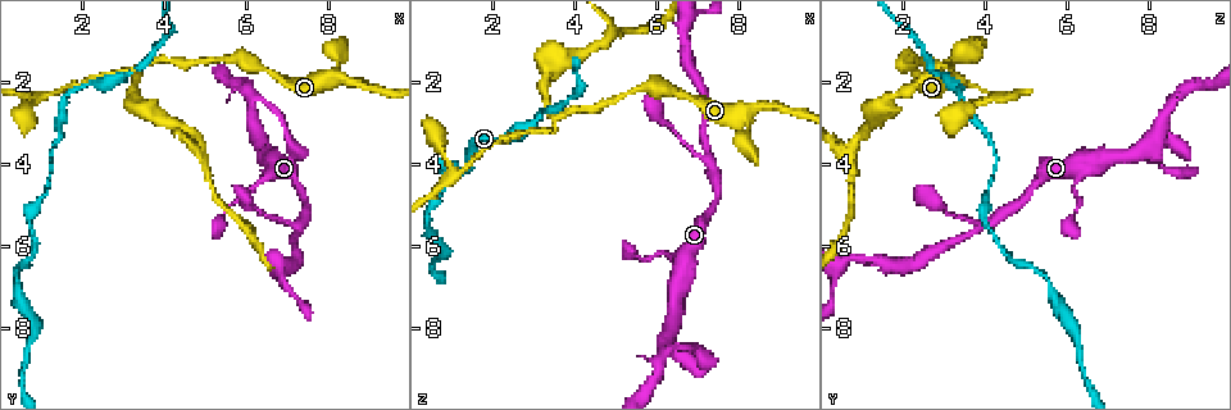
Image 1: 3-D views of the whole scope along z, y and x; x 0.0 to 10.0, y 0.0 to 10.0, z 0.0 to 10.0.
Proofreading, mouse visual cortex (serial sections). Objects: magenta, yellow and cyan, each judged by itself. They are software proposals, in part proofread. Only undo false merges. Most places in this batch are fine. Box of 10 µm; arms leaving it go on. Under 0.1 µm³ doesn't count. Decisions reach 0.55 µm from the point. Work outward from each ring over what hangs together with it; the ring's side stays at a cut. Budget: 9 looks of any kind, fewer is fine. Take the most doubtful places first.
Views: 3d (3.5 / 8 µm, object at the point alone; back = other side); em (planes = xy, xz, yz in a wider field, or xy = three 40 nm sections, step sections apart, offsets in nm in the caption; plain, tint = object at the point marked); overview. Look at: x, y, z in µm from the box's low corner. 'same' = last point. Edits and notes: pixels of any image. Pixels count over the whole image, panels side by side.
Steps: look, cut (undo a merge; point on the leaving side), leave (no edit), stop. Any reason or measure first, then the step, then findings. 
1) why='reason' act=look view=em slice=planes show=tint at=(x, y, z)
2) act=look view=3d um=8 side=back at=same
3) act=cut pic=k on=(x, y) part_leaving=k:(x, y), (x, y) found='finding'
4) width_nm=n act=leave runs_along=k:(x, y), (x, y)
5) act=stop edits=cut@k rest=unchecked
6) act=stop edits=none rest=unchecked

why='three-way junction' act=look view=3d um=3.5 at=(3.55, 1.60, 2.90)

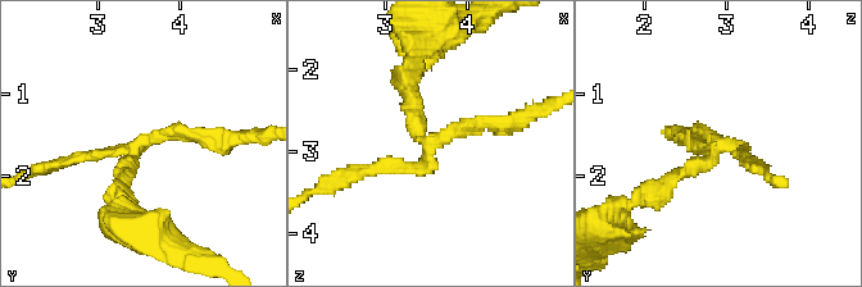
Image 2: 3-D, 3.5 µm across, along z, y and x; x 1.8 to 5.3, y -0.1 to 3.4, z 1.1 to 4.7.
arms=3 arm_widths_nm=150,200,200 why='shape alone is not enough' act=look view=em slice=xy step=5 show=tint at=(3.55, 1.60, 2.90)

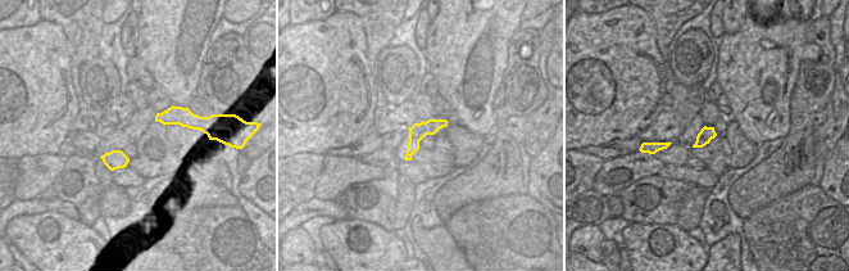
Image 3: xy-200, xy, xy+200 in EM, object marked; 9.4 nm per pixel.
why='cut it another way' act=look view=em slice=xy step=2 show=tint at=same

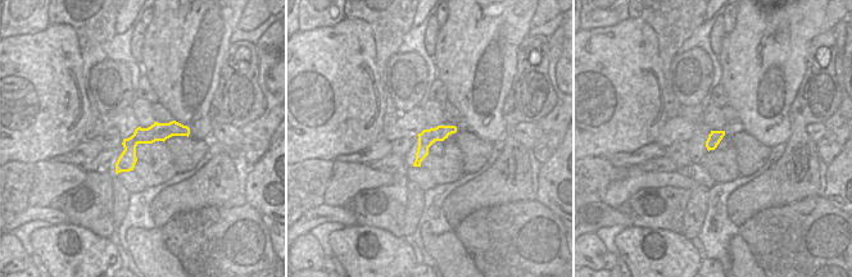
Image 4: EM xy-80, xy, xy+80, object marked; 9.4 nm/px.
act=cut pic=2 on=(411, 103) part_leaving=2:(421, 136), (405, 83), (421, 45) found='two cells meet here'

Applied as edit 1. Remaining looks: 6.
why='three arms meet' act=look view=3d um=3.5 at=(1.10, 2.40, 4.25)

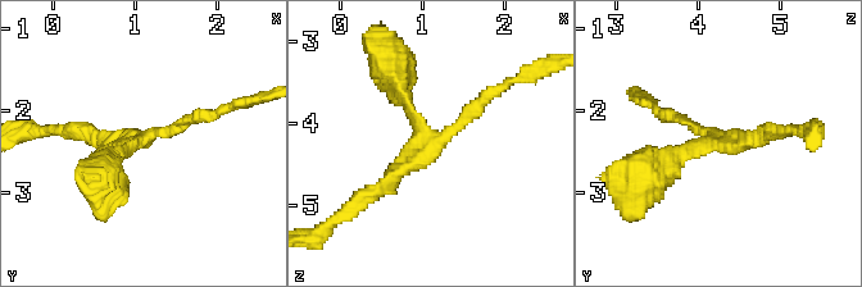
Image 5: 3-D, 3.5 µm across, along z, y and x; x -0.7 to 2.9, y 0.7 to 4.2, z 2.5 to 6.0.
arms=3 arm_widths_nm=150,150,200 act=look view=em slice=xy step=5 show=tint at=(1.15, 2.35, 4.30)

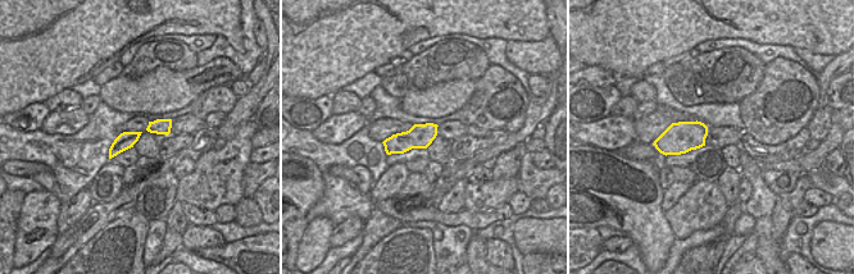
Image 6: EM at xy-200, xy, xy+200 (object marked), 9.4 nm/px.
act=leave runs_along=5:(204, 113), (141, 137), (110, 173) found='continuous, no second cell'

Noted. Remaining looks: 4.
why='sharp bend' act=look view=3d um=3.5 side=back at=(6.25, 2.50, 8.50)

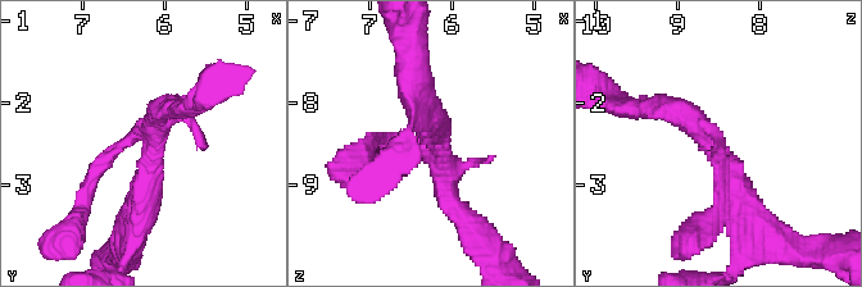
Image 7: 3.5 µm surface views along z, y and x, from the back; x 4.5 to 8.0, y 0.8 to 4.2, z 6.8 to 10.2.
why='shape alone is not enough' act=look view=em slice=xy step=1 show=tint at=(6.15, 2.50, 8.50)

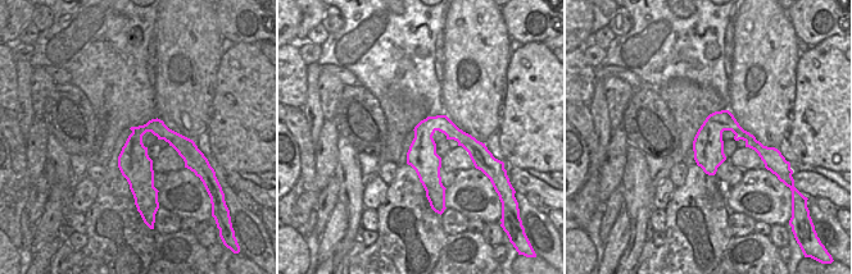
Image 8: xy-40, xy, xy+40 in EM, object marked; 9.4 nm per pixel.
act=leave runs_along=7:(754, 219), (695, 124), (645, 109) found='continuous, no second cell'

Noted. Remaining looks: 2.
why='three arms meet' act=look view=3d um=3.5 at=(7.30, 5.55, 3.85)

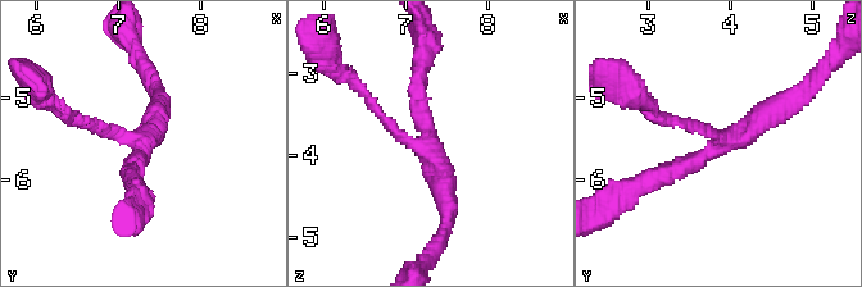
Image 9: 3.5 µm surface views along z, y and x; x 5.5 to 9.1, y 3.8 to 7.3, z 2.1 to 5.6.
arms=3 arm_widths_nm=150,250,300 why='shape alone is not enough' act=look view=em slice=xy step=1 show=tint at=(7.25, 5.55, 3.90)

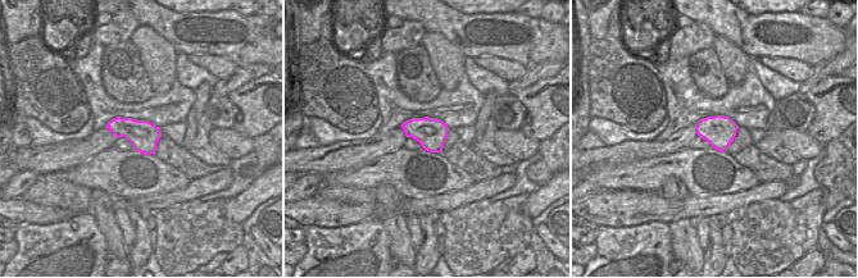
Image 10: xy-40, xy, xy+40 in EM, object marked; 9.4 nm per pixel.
act=leave runs_along=9:(788, 103), (653, 178) found='one cell here'

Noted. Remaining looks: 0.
act=stop edits=cut@2 rest=unchecked

